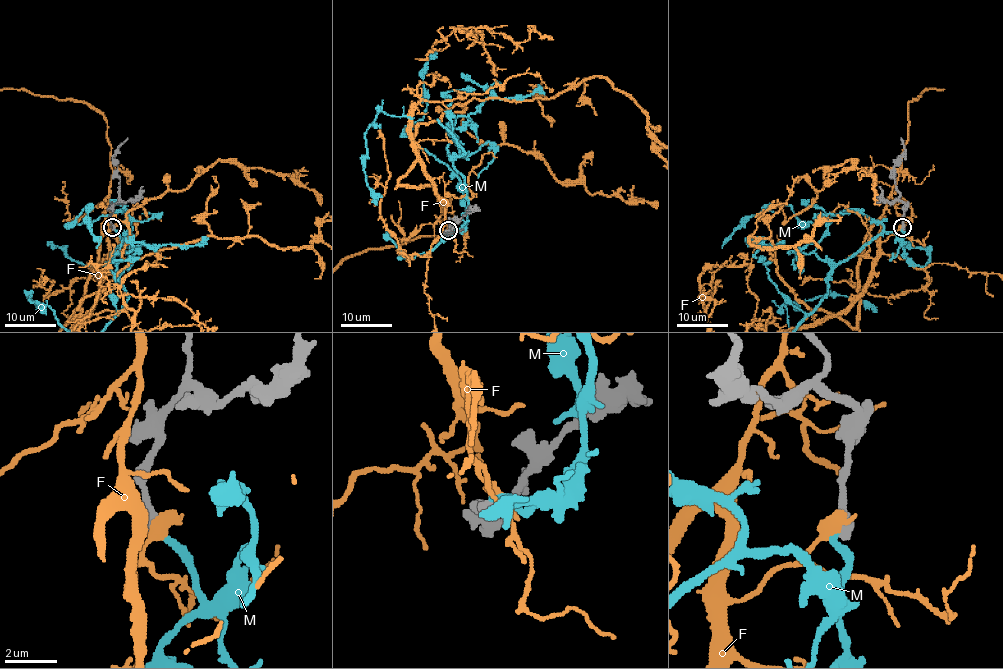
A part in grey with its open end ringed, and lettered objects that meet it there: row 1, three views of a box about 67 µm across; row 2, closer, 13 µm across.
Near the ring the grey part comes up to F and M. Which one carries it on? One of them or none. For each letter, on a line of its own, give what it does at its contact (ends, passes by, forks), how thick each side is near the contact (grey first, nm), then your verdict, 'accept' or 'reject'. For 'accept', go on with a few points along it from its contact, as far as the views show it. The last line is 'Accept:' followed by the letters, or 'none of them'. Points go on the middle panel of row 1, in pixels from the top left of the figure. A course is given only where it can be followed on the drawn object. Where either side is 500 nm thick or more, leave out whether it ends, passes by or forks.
F: 650/600 nm | reject
M: 600/320 nm | accept
Accept: M

